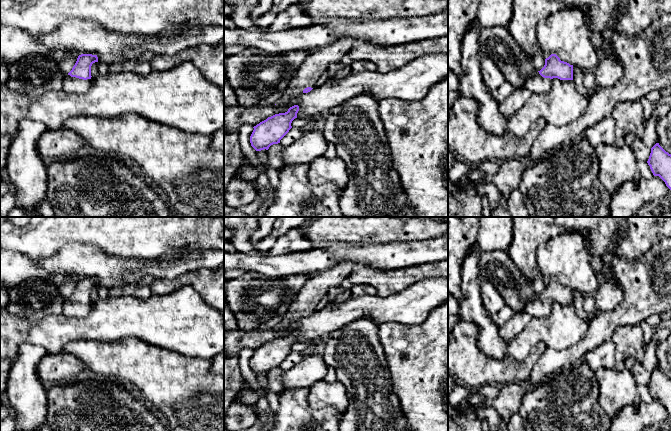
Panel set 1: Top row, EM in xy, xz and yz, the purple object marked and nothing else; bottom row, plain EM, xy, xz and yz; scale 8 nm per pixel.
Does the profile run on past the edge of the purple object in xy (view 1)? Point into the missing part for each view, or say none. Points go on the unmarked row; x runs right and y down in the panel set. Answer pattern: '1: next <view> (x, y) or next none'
1: next xy (73, 309)

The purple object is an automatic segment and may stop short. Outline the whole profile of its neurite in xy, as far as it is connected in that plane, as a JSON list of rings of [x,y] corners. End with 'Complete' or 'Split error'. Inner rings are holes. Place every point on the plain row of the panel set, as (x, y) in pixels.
[[[79,279],[72,294],[63,302],[62,314],[71,318],[85,318],[91,310],[91,290],[95,286],[98,286],[97,279]]]. Split error

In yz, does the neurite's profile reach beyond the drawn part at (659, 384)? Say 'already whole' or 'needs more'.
already whole

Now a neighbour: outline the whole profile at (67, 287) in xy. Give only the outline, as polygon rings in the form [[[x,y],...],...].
[[[67,279],[65,282],[61,283],[59,293],[64,297],[69,297],[77,285],[78,280]]]

